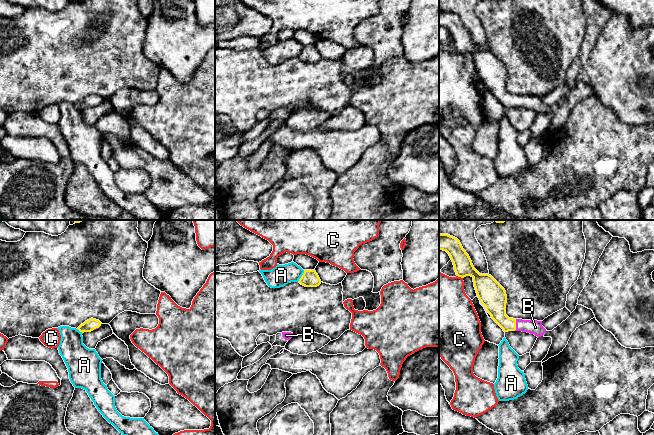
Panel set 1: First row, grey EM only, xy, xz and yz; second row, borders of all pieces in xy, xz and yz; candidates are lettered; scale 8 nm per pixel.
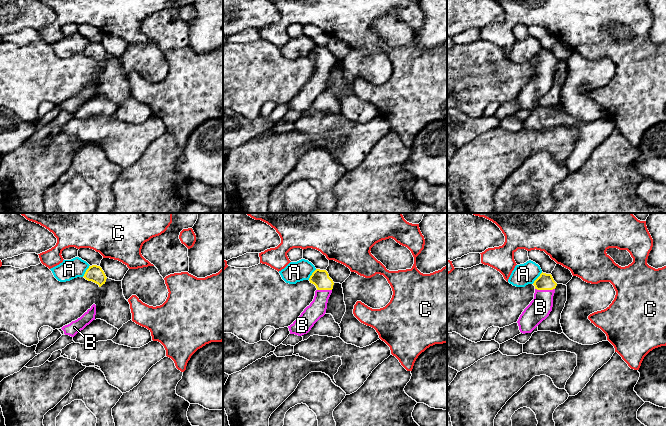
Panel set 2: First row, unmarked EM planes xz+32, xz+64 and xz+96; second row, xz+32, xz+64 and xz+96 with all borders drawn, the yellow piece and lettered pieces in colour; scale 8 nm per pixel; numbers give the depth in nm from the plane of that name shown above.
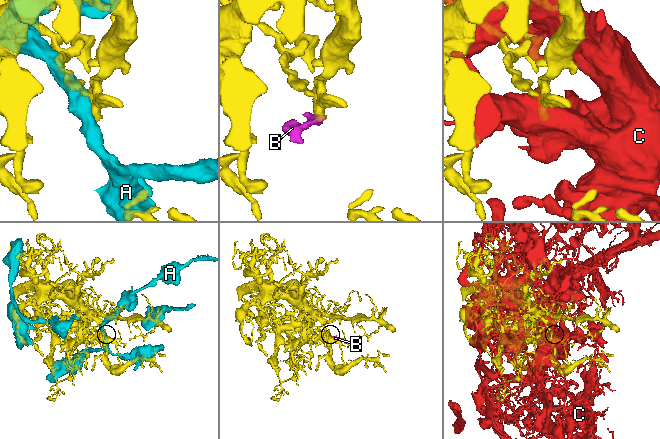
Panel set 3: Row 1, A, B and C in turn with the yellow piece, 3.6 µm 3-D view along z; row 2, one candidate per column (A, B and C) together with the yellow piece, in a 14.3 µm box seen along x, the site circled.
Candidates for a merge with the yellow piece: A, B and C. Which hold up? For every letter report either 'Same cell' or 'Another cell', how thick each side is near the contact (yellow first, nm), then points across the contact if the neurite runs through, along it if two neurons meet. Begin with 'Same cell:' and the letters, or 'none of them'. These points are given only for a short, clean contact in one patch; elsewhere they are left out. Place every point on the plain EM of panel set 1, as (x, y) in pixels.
Same cell: B
A: Another cell. Thickness 140 nm (yellow) against 160 nm
B: Same cell. Thickness 180 nm (yellow) against 120 nm. Path across: yz (495, 77), (498, 89), (515, 101), (535, 103)
C: Another cell. Thickness 190 nm (yellow) against 420 nm

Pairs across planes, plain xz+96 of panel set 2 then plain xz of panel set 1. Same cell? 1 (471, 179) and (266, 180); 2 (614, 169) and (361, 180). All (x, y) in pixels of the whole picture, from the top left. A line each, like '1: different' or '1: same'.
1: same
2: same

